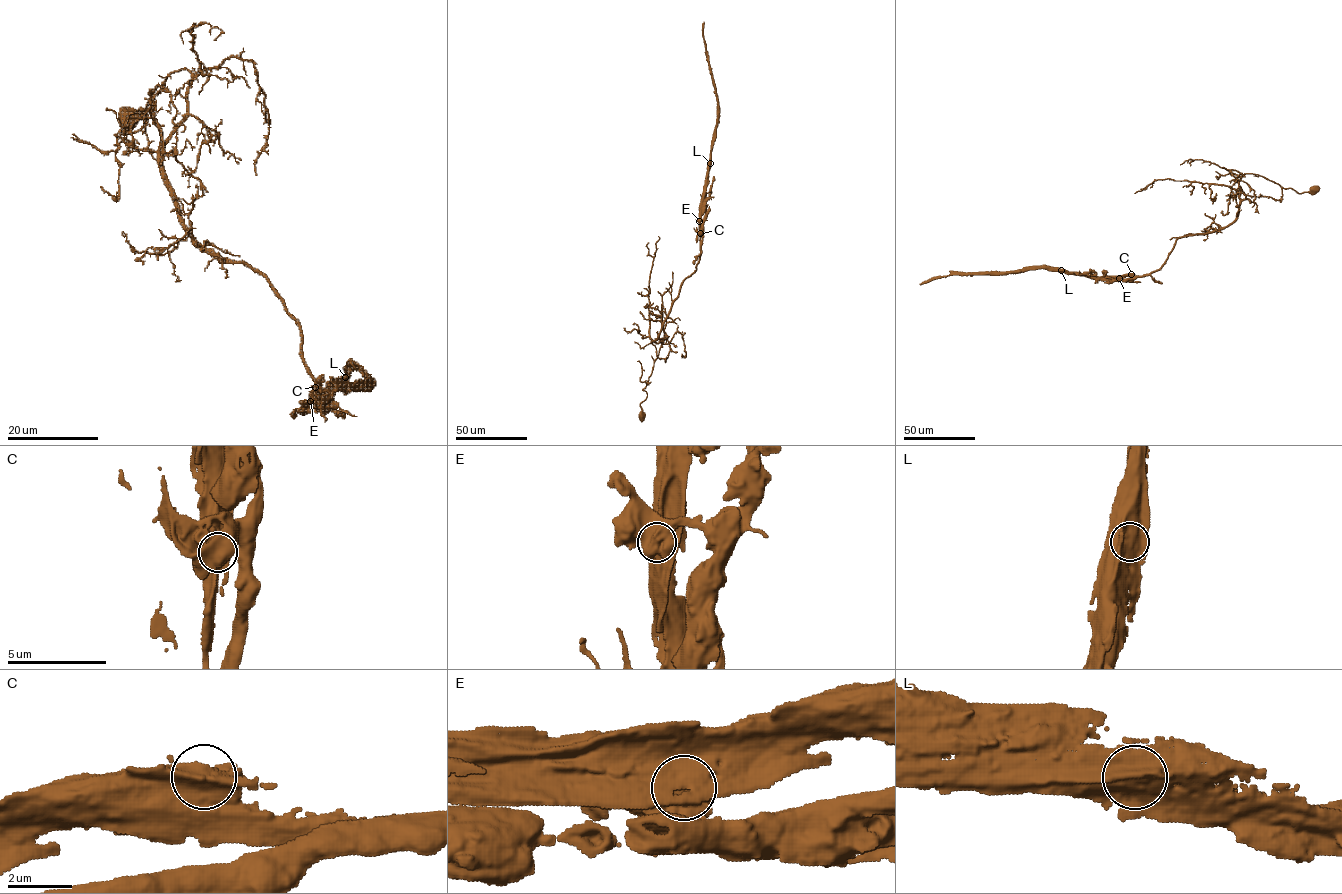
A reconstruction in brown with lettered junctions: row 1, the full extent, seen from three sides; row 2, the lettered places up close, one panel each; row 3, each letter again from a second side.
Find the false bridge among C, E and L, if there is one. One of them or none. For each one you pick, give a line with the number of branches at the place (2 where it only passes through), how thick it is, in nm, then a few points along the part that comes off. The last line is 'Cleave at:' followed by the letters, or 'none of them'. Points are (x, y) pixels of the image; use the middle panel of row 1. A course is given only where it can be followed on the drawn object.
E: Branches: 2. Thickness 900 nm. Course of the part to remove: (699, 221), (717, 117), (716, 91), (703, 37), (703, 22)
Cleave at: E

